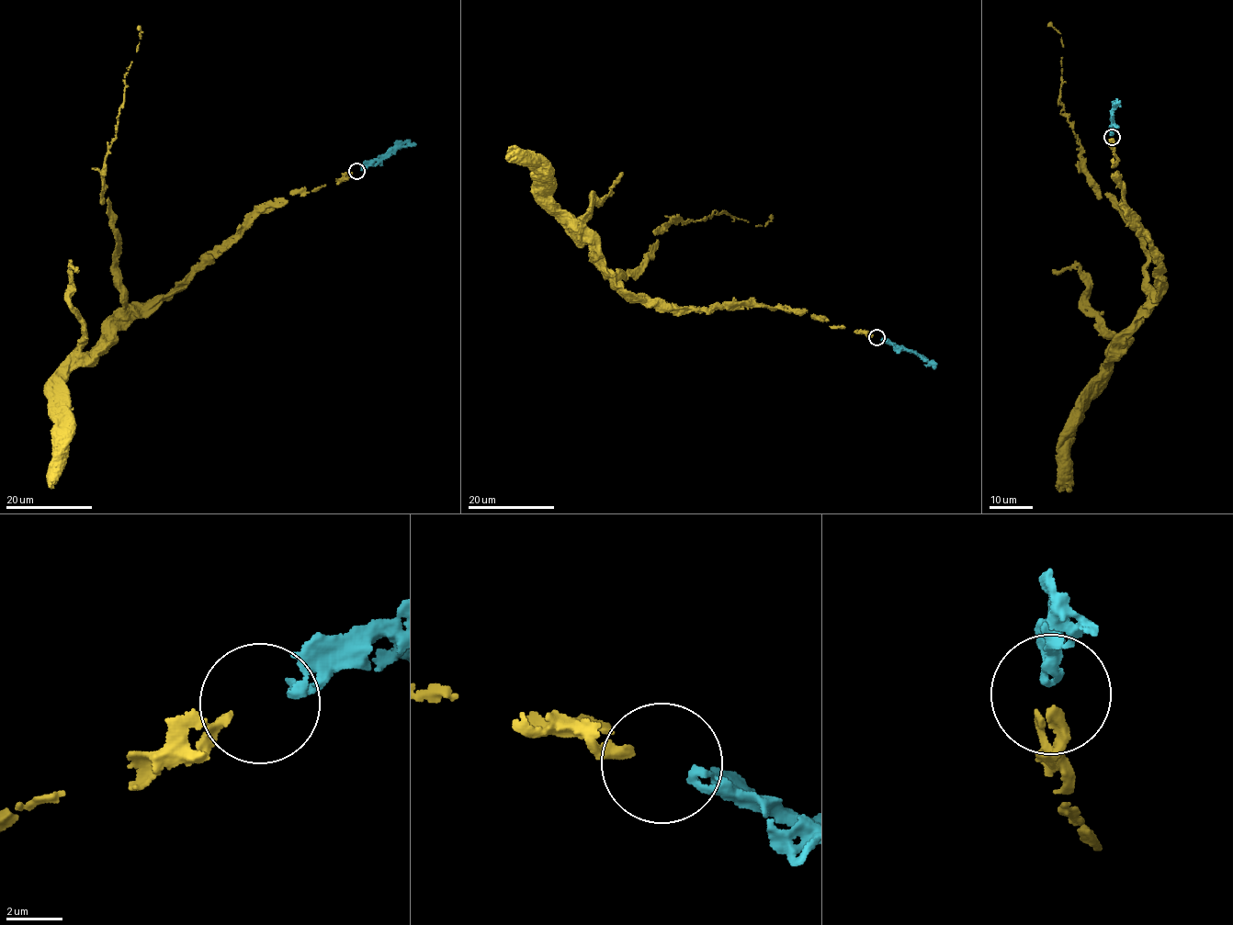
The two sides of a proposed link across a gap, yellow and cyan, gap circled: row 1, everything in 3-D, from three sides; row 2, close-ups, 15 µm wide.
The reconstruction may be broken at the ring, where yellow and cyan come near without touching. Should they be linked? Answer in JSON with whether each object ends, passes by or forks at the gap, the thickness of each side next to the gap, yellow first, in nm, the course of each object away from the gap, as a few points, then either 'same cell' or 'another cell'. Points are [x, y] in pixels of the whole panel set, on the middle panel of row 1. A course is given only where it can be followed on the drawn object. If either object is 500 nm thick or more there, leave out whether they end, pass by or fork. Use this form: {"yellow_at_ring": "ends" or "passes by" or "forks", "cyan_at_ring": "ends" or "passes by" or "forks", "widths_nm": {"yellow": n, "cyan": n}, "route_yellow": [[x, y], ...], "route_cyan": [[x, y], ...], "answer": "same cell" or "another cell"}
{"yellow_at_ring": "ends", "cyan_at_ring": "ends", "widths_nm": {"yellow": 340, "cyan": 360}, "route_yellow": [[873, 336], [831, 327], [806, 310], [641, 303], [557, 208], [537, 179], [538, 164], [520, 156]], "route_cyan": [[881, 339], [911, 350], [925, 358], [934, 369]], "answer": "same cell"}

